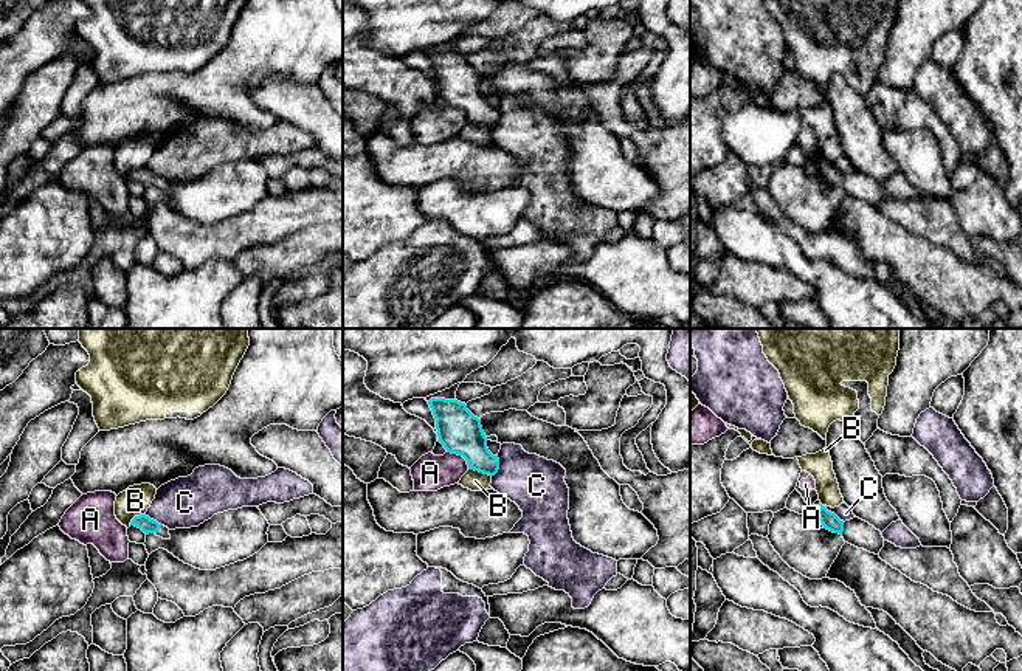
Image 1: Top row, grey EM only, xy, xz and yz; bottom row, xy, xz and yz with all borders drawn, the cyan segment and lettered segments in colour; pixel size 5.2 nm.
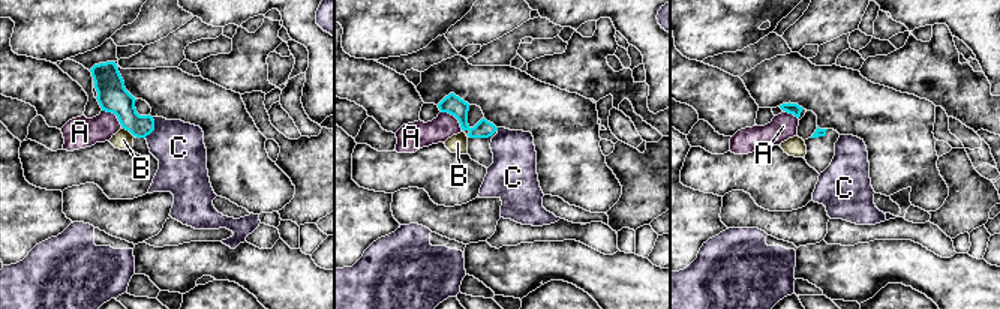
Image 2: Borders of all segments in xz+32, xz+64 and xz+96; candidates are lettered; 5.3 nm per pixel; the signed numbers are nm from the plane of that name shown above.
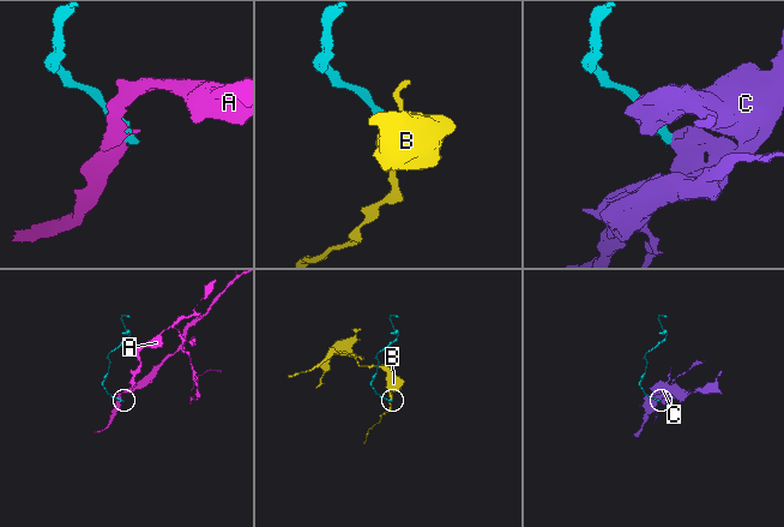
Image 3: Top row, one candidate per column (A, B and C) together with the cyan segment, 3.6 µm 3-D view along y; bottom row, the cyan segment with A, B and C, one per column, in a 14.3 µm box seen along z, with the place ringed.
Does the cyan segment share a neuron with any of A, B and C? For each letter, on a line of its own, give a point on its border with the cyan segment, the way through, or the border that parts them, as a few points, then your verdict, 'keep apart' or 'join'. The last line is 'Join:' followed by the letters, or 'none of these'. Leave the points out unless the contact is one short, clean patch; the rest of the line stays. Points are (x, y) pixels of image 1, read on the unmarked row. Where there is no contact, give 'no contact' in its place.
A: xz (461, 107) | keep apart
B: xz (479, 124) | along xz (469, 121), (490, 129) | keep apart
C: xz (498, 120) | along xz (498, 109), (498, 123), (492, 129) | keep apart
Join: none of these

